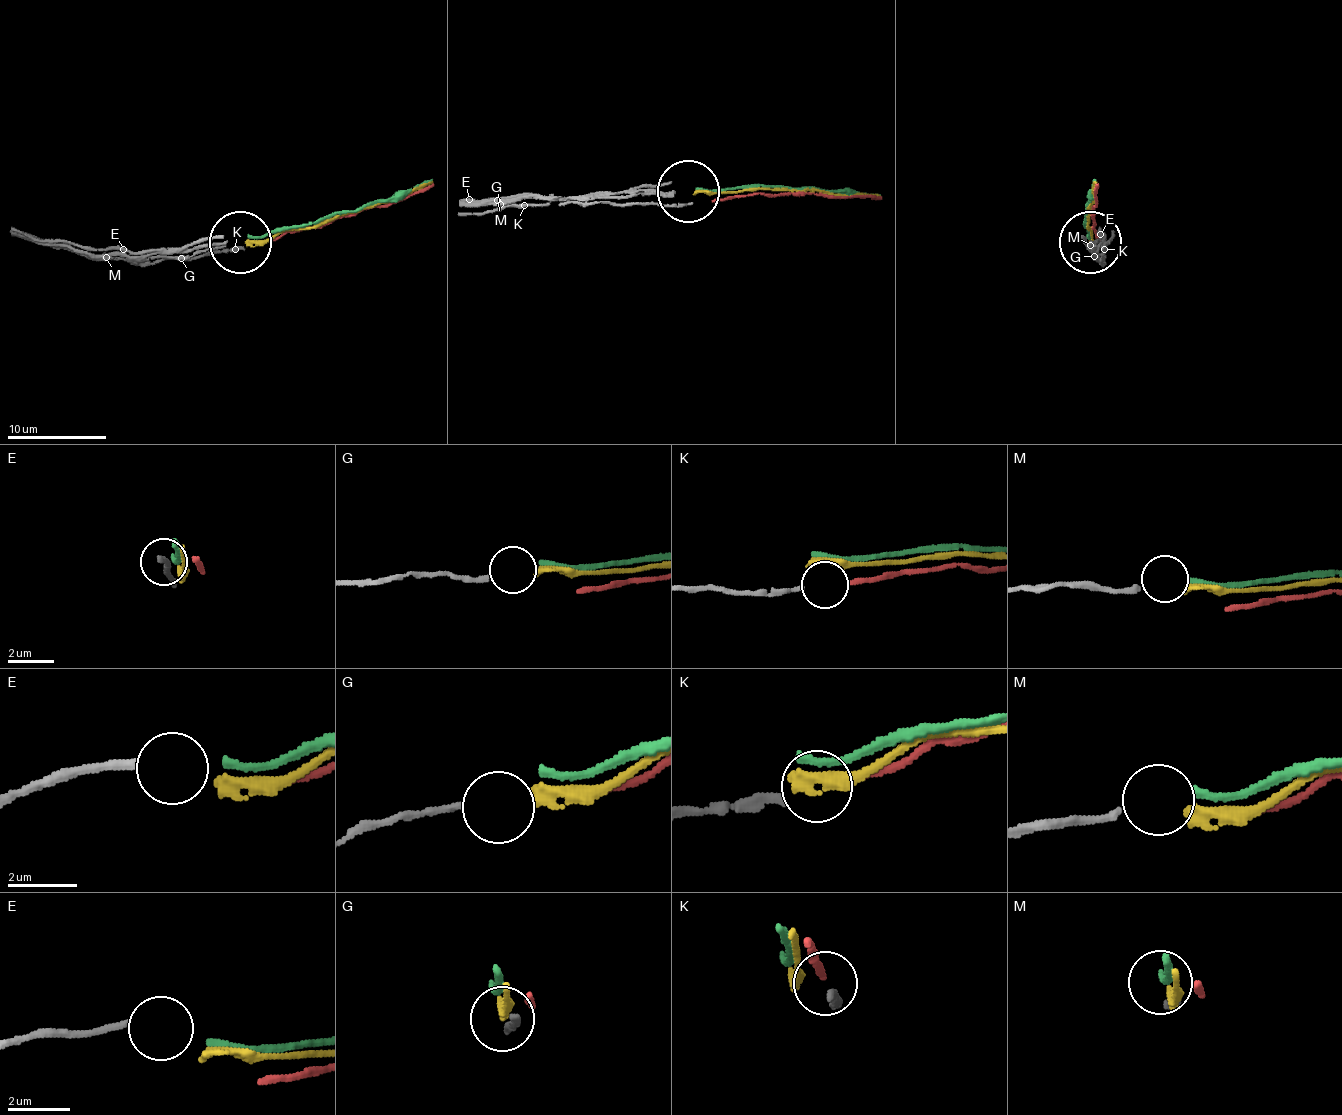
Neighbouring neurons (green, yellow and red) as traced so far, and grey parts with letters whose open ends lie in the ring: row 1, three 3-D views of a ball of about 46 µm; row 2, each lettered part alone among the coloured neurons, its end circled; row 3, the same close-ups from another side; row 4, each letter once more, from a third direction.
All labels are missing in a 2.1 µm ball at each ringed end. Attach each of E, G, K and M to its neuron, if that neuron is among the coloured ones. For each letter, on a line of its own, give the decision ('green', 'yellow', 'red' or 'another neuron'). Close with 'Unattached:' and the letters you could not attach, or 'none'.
E: another neuron
G: yellow
K: red
M: green
Unattached: E

